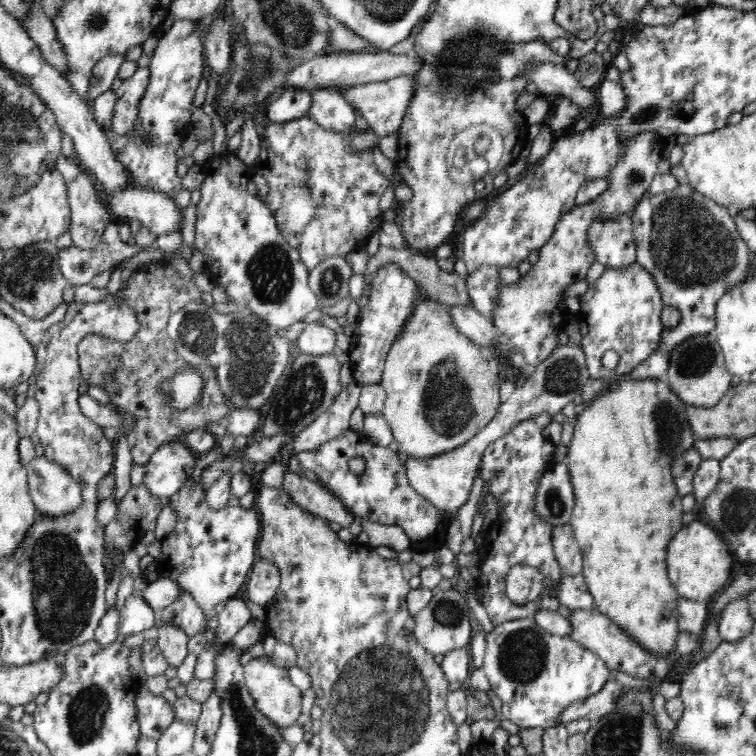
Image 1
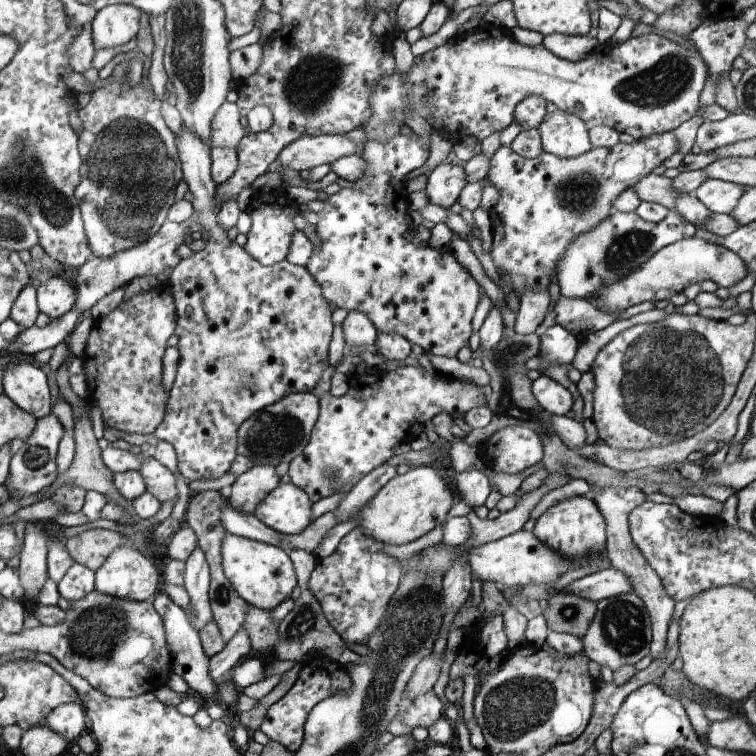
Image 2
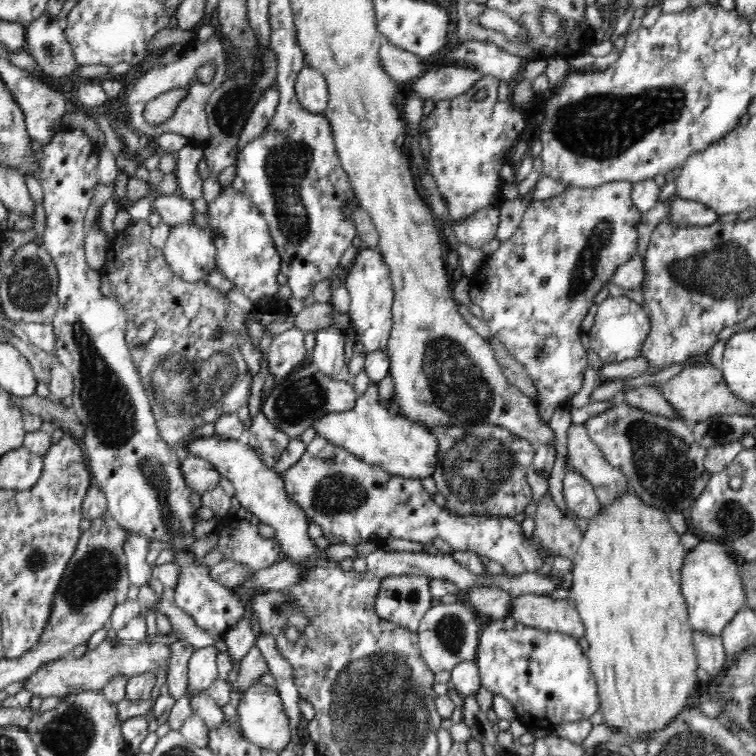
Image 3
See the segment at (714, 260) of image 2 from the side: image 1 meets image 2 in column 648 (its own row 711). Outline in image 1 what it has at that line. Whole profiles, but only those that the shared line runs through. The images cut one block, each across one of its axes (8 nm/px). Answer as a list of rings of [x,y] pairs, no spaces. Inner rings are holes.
[[[257,657],[248,662],[243,673],[249,693],[255,699],[256,706],[262,714],[267,715],[280,730],[292,726],[299,720],[302,706],[302,693],[300,689],[292,685],[288,669],[276,666],[270,659]]]

